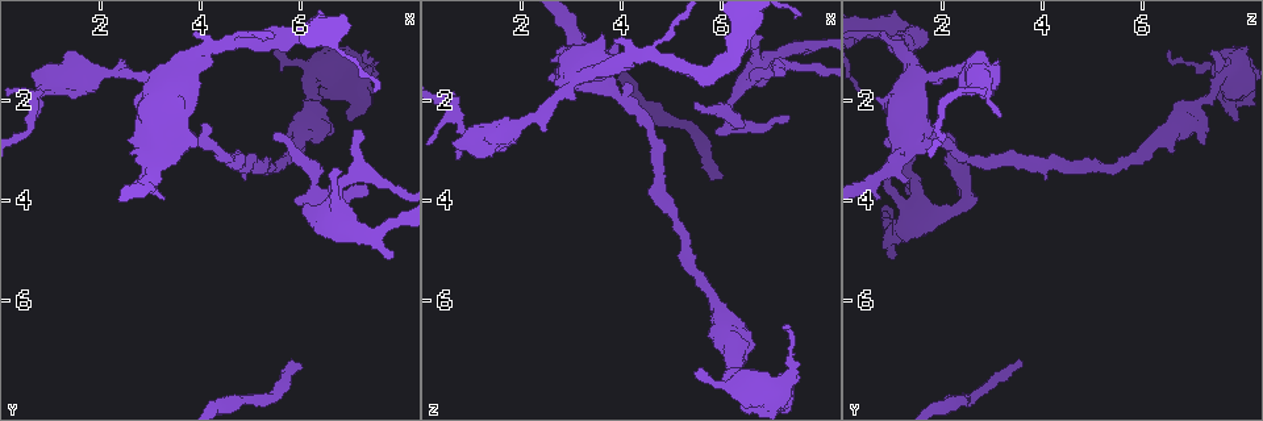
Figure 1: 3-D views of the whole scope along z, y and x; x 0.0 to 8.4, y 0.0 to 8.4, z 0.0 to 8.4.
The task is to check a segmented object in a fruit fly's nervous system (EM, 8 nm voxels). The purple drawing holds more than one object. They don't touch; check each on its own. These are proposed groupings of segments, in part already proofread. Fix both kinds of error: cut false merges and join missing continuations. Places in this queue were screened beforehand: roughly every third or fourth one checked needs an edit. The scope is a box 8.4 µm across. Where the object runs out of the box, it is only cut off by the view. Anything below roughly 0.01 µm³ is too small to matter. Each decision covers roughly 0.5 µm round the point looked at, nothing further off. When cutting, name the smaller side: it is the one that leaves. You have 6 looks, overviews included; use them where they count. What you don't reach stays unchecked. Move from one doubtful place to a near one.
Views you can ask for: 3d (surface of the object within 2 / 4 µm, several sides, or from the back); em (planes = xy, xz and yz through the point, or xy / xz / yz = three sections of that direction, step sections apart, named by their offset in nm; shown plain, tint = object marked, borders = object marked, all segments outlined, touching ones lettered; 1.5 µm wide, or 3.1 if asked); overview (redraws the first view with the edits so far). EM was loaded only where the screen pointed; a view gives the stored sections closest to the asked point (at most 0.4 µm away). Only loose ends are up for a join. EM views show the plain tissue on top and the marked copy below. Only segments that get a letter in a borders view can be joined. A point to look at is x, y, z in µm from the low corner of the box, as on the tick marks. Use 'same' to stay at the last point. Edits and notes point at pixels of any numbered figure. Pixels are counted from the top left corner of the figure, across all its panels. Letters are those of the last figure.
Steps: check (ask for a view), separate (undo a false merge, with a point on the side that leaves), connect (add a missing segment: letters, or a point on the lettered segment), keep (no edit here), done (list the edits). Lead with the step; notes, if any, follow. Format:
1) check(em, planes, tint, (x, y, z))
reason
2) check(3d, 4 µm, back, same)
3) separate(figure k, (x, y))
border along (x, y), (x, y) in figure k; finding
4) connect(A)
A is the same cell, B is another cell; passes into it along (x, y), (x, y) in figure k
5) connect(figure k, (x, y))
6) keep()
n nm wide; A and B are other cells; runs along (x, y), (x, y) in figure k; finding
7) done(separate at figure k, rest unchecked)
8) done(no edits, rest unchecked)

check(em, planes, borders, (5.75, 7.25, 3.65))
branch stops here

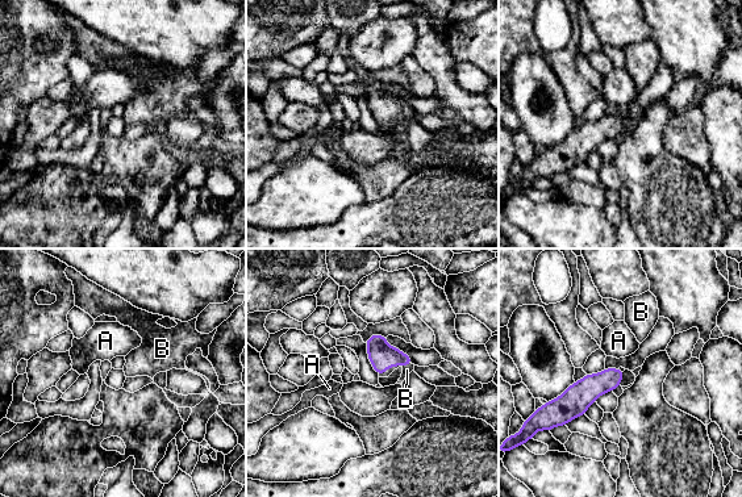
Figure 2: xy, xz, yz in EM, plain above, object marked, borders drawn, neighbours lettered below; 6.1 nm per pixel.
connect(B)
140 nm wide; B is the same cell, A is another cell; it goes on there

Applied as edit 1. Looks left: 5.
check(overview)
see it whole again

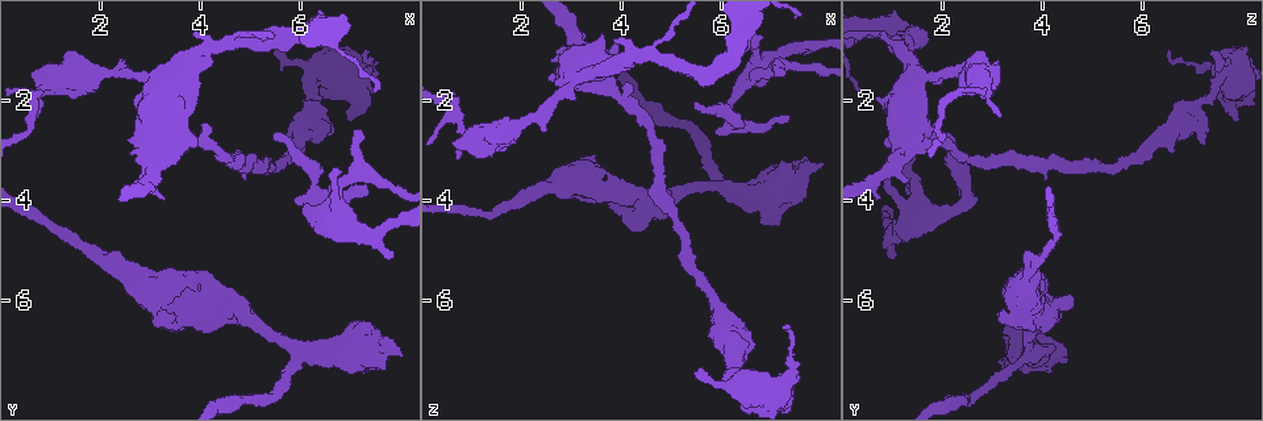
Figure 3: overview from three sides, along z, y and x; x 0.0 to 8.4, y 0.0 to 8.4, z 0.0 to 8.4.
check(em, planes, borders, (6.80, 3.50, 0.80))
thin end

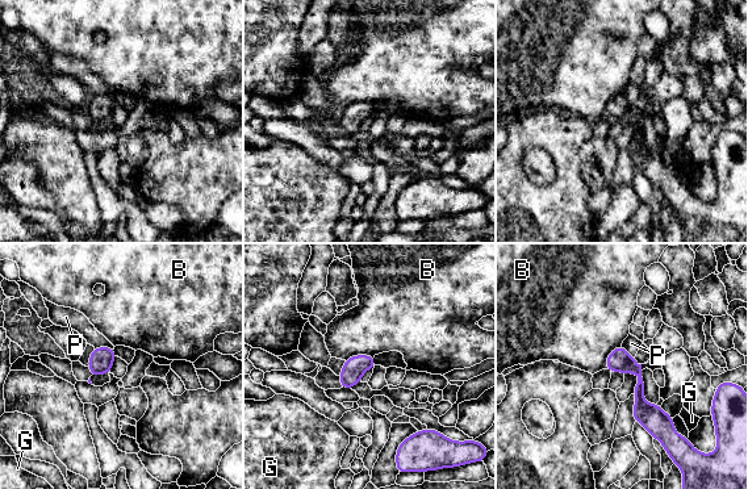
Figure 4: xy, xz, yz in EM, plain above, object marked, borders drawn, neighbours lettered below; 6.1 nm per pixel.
keep()
B, G and P are other cells; runs along (617, 351), (638, 372), (640, 406), (661, 437) in figure 4; none of them fits

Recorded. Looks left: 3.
check(em, planes, tint, (3.00, 1.70, 1.50))
calibre changes

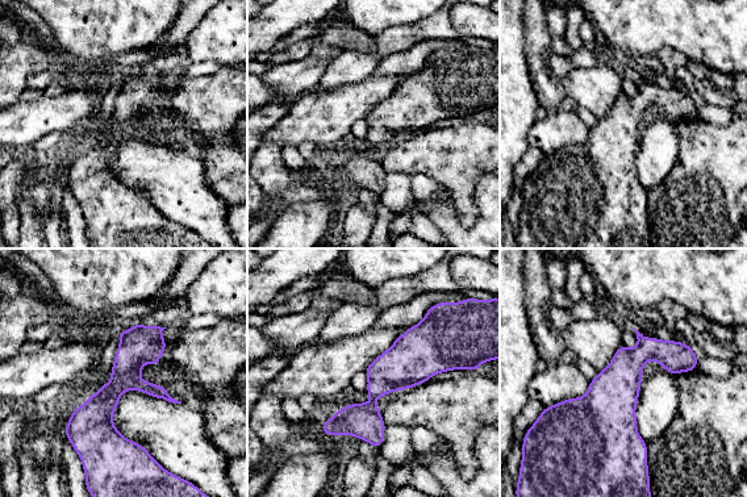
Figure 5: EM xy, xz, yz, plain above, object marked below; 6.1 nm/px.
check(em, planes, borders, same)

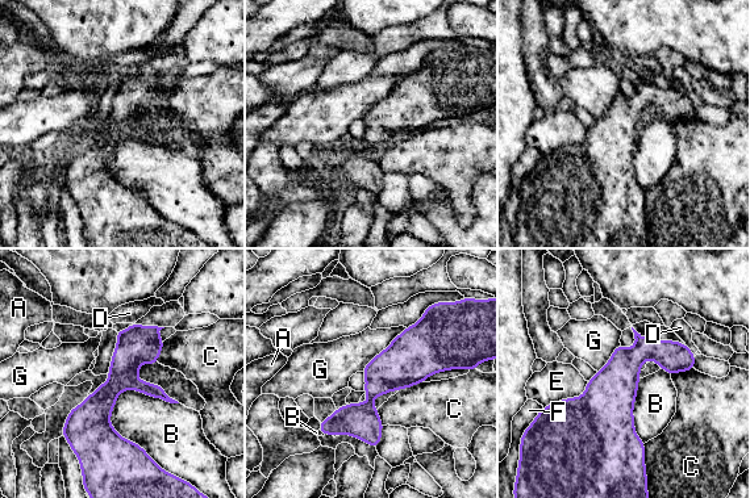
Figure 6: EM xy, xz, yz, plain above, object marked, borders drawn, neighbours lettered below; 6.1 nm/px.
keep()
B touches over 460 nm; A, B, C, D, E, F and G are other cells; border along (405, 327), (361, 371) in figure 6; one neuron here

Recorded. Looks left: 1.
done(connect at figure 2, rest unchecked)

